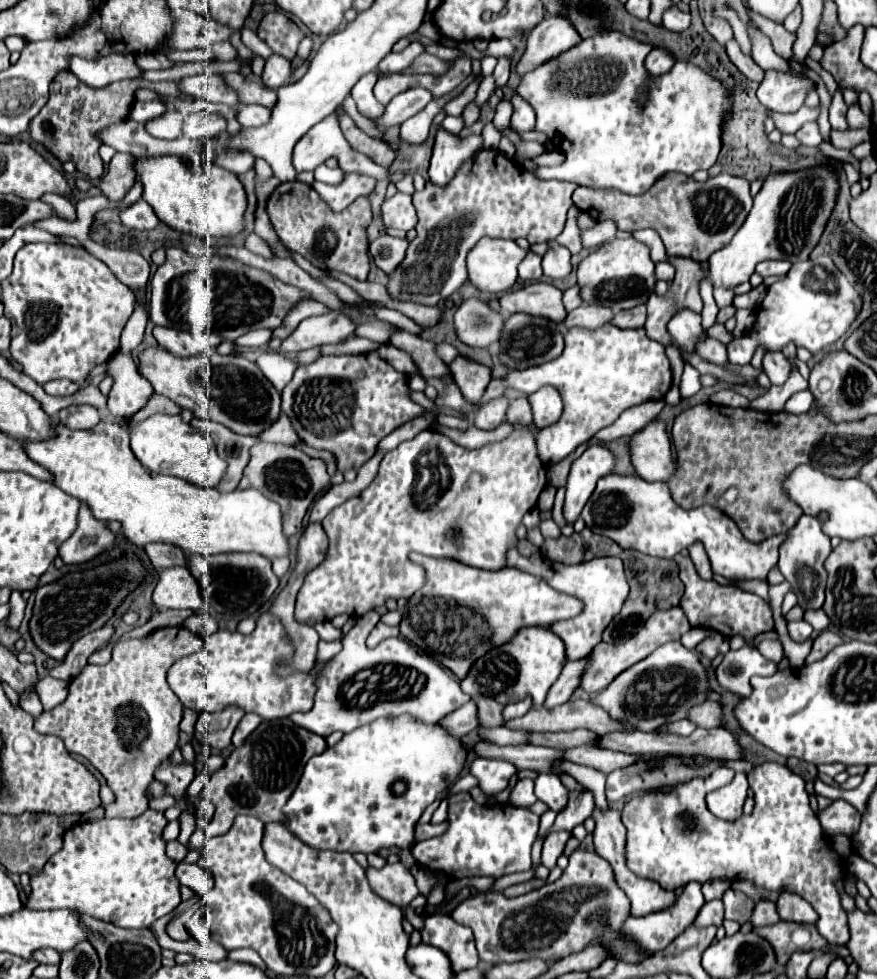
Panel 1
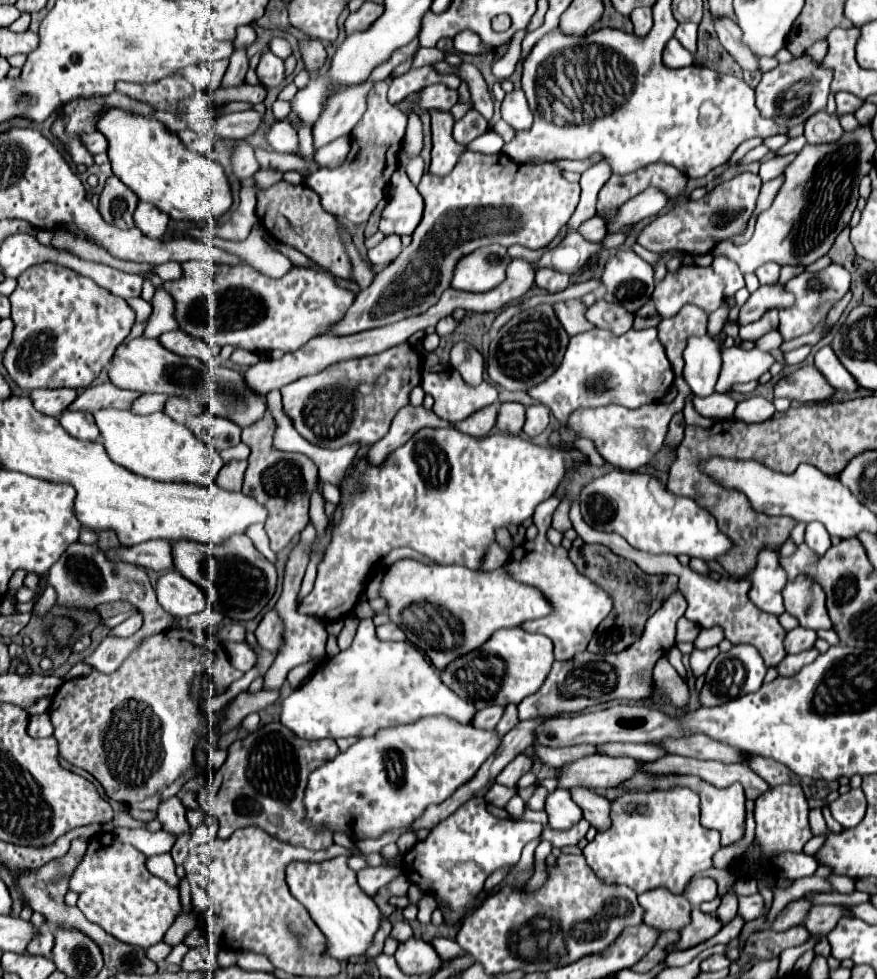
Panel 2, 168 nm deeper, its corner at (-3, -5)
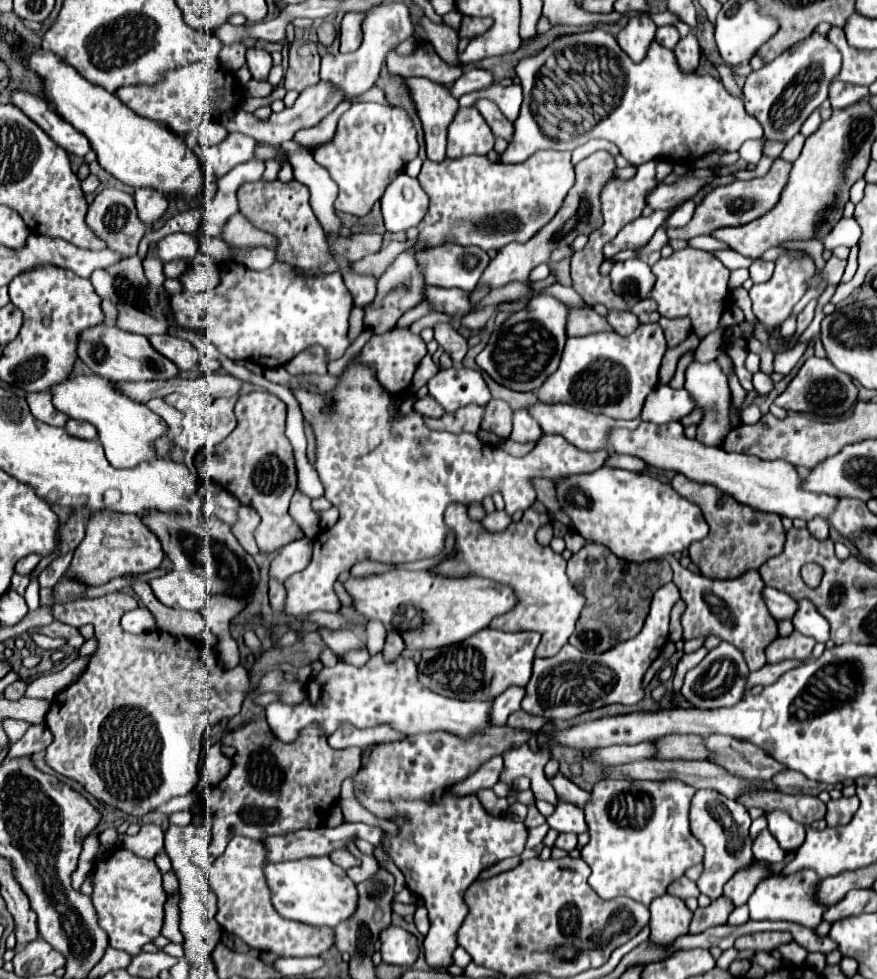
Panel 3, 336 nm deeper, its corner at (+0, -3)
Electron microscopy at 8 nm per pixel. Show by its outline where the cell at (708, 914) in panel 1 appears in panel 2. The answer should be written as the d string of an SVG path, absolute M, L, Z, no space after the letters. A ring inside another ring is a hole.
M735 893L723 895L721 905L717 909L717 915L719 915L721 923L729 923L737 915L737 907L739 907L739 901L737 901L737 895Z

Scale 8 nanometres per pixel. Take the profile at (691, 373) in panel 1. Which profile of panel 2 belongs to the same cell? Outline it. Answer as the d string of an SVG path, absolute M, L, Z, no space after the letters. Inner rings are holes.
M709 335L691 337L683 357L685 357L683 377L689 383L691 391L699 397L713 395L723 365L721 351L715 345L715 341Z

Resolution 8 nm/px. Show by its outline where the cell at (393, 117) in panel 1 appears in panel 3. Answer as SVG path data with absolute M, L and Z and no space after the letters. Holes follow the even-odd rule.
M472 69L472 71L466 71L450 89L450 93L454 95L454 99L460 99L462 95L466 93L472 93L472 91L480 91L484 87L490 87L492 83L492 75L484 69Z

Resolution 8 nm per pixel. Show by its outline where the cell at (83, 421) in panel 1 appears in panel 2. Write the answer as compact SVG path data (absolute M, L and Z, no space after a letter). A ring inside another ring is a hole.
M67 409L59 421L65 427L65 431L69 431L69 435L73 435L81 441L97 441L97 437L99 437L99 429L93 421L93 415L87 411L69 411Z

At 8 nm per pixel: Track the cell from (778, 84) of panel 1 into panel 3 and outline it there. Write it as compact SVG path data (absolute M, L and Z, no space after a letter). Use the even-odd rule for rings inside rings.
M812 33L806 41L784 51L762 69L750 73L742 89L744 105L746 111L754 115L764 127L764 137L770 141L790 141L800 131L808 115L828 99L828 87L838 75L840 65L840 51L836 51L836 47L826 37Z

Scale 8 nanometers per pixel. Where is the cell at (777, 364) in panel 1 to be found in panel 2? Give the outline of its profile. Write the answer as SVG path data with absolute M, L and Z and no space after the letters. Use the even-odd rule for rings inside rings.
M805 365L781 379L775 385L775 397L785 397L799 403L817 403L827 401L835 395L835 389L829 385L825 375L821 375L813 365Z

